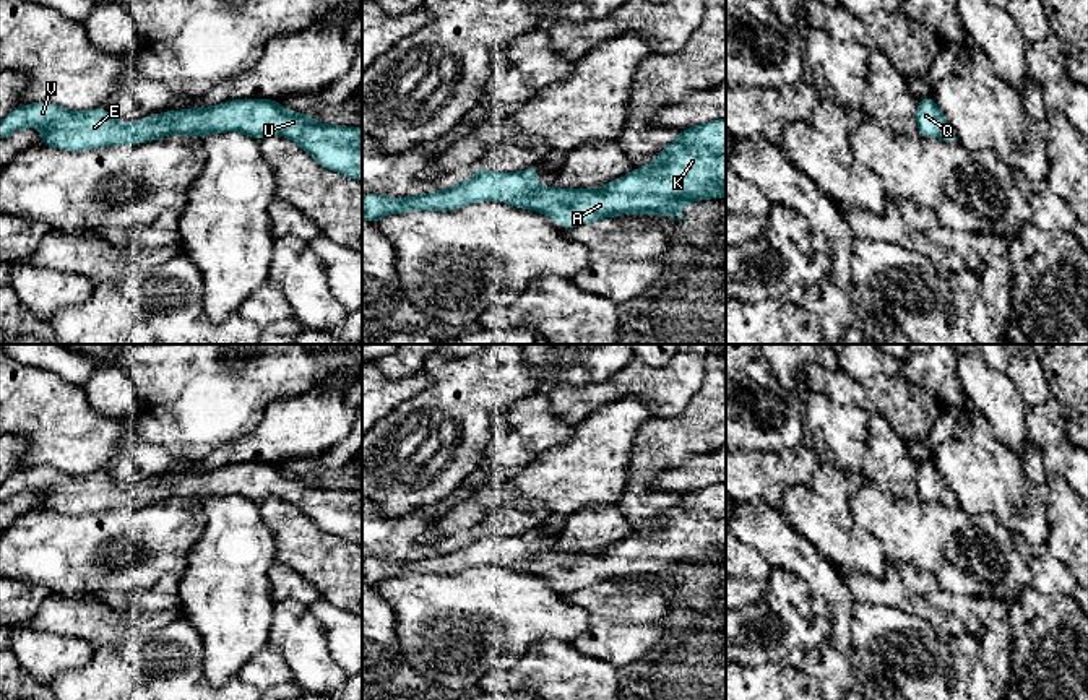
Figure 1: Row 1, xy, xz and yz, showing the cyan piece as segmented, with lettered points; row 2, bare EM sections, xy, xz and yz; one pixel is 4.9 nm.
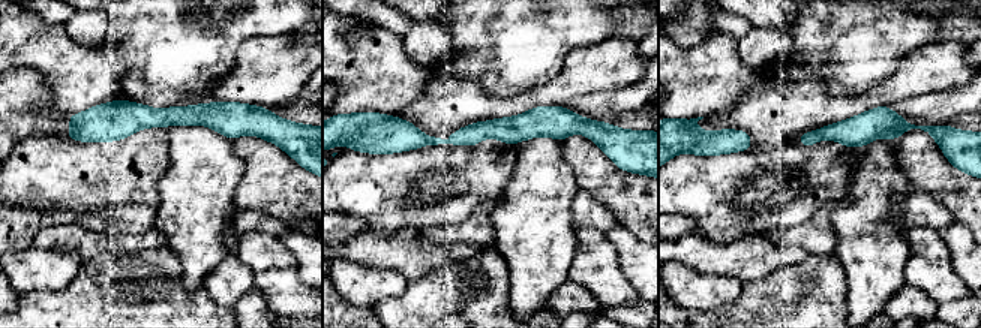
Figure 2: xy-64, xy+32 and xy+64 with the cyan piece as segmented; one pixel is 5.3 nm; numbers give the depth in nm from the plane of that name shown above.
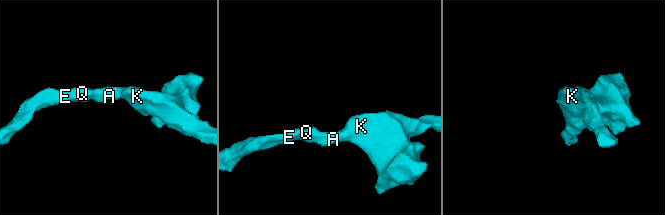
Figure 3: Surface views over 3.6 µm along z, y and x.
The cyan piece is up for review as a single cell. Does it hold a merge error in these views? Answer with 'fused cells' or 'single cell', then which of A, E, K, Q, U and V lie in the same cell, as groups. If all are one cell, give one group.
single cell; groups A E K Q U V

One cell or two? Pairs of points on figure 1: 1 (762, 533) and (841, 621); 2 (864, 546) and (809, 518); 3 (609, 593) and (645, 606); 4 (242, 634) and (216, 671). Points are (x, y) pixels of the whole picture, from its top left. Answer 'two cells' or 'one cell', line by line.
1: one cell
2: one cell
3: one cell
4: one cell

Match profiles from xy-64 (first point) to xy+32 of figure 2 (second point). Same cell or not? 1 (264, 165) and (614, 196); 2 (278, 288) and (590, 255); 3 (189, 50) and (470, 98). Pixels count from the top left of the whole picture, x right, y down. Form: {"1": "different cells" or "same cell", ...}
{"1": "same cell", "2": "same cell", "3": "different cells"}

